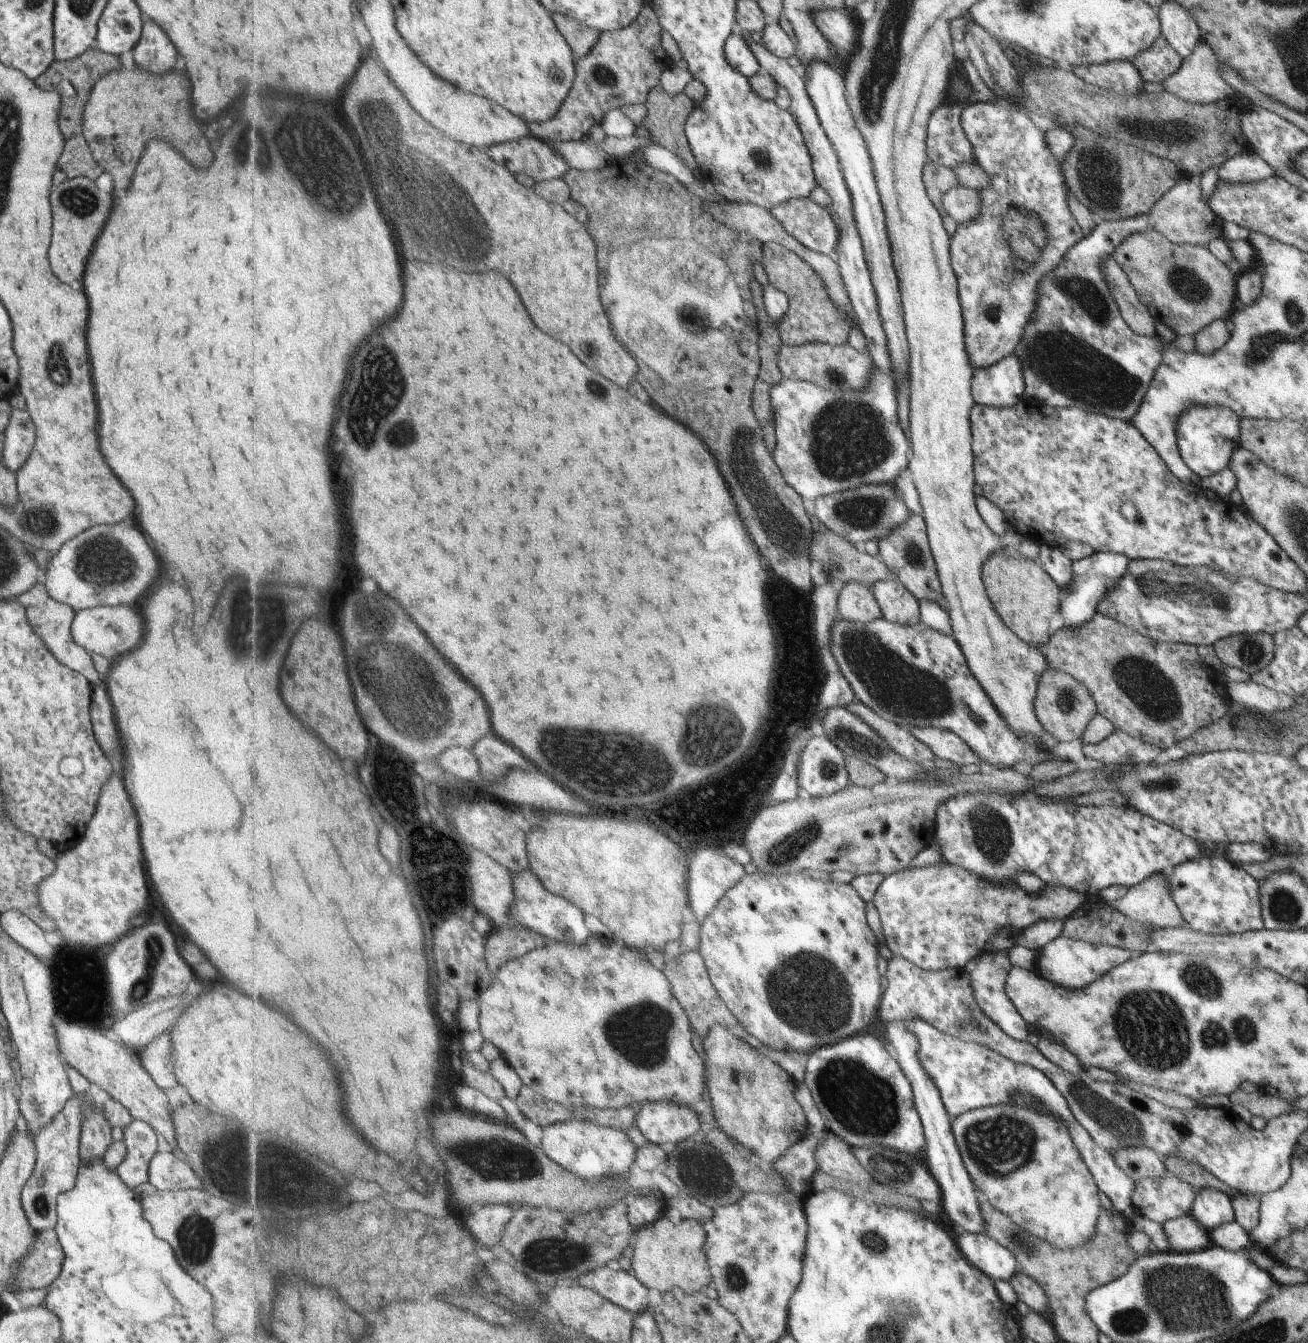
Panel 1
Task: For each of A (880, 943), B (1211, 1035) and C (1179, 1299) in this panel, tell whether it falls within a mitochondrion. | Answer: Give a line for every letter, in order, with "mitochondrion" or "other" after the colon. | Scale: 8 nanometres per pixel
A: other
B: mitochondrion
C: mitochondrion

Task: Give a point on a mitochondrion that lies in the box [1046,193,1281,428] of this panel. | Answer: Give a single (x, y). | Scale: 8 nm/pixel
(1088, 292)

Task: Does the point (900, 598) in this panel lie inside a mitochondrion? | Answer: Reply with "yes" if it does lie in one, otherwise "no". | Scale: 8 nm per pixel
no

